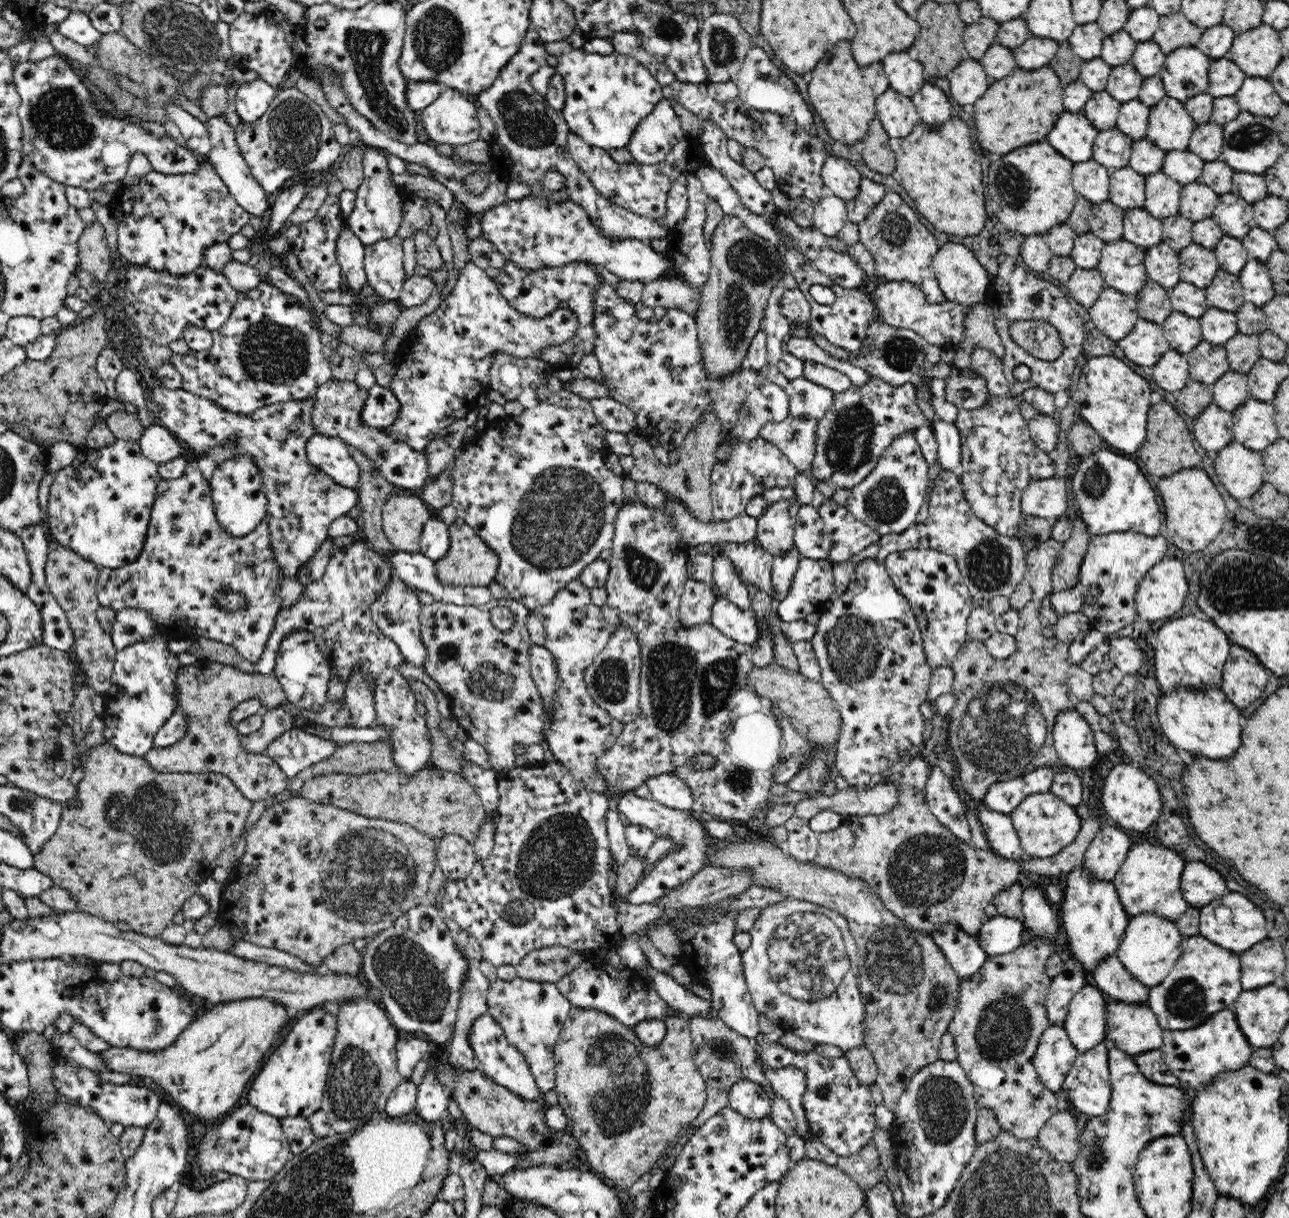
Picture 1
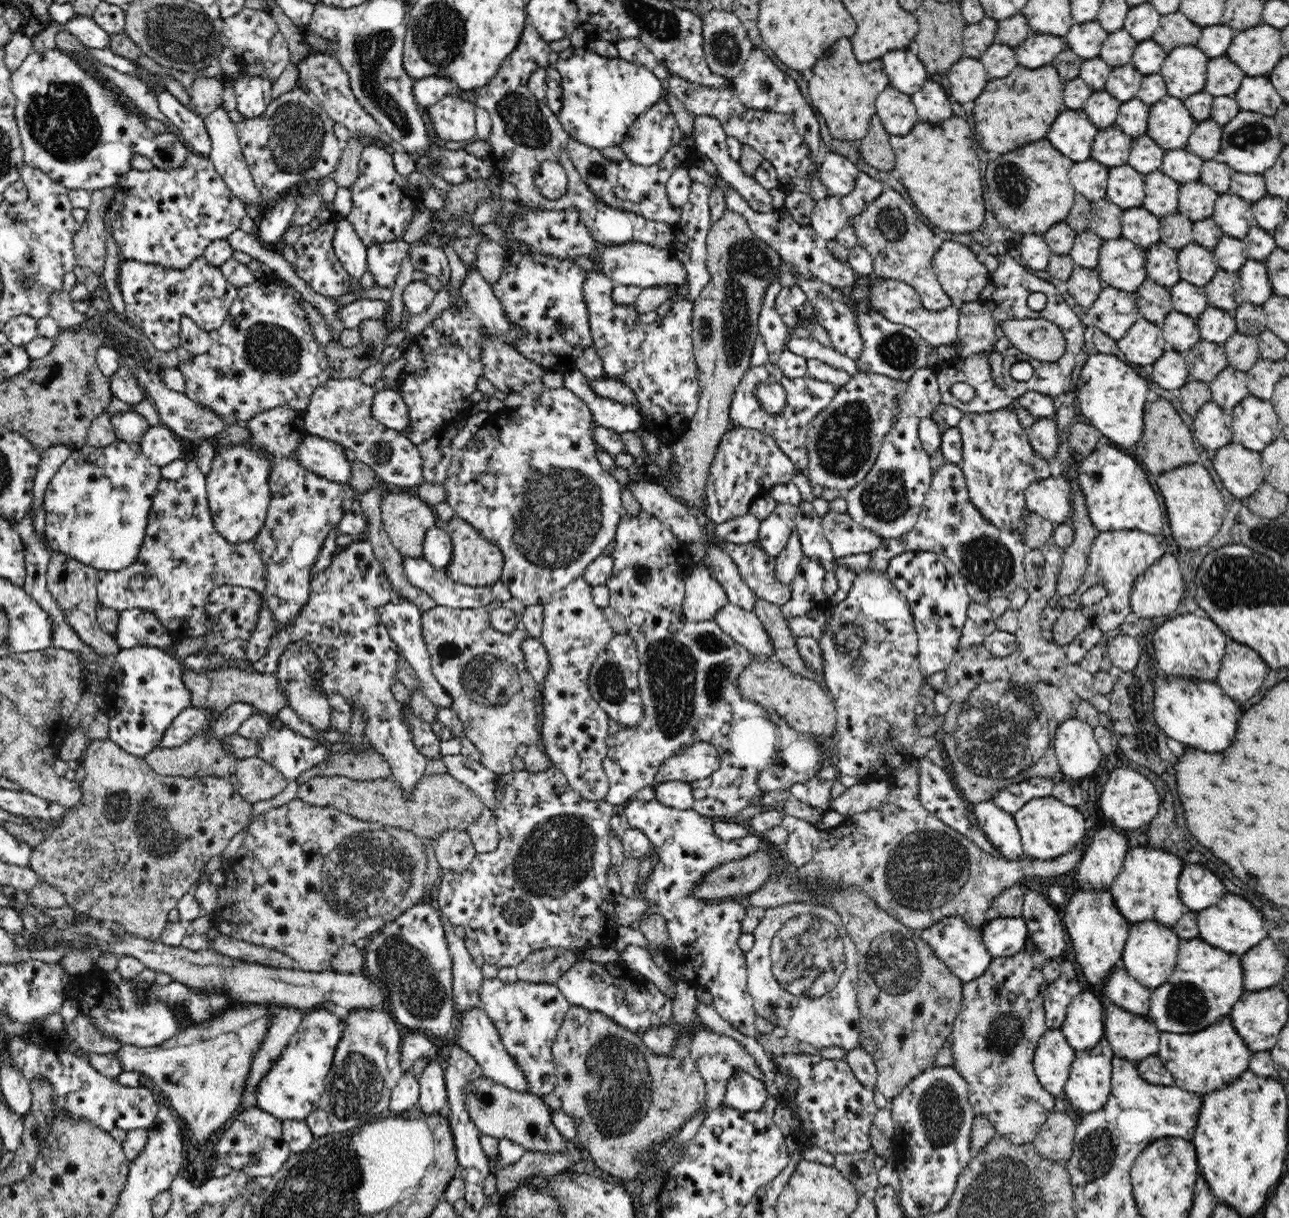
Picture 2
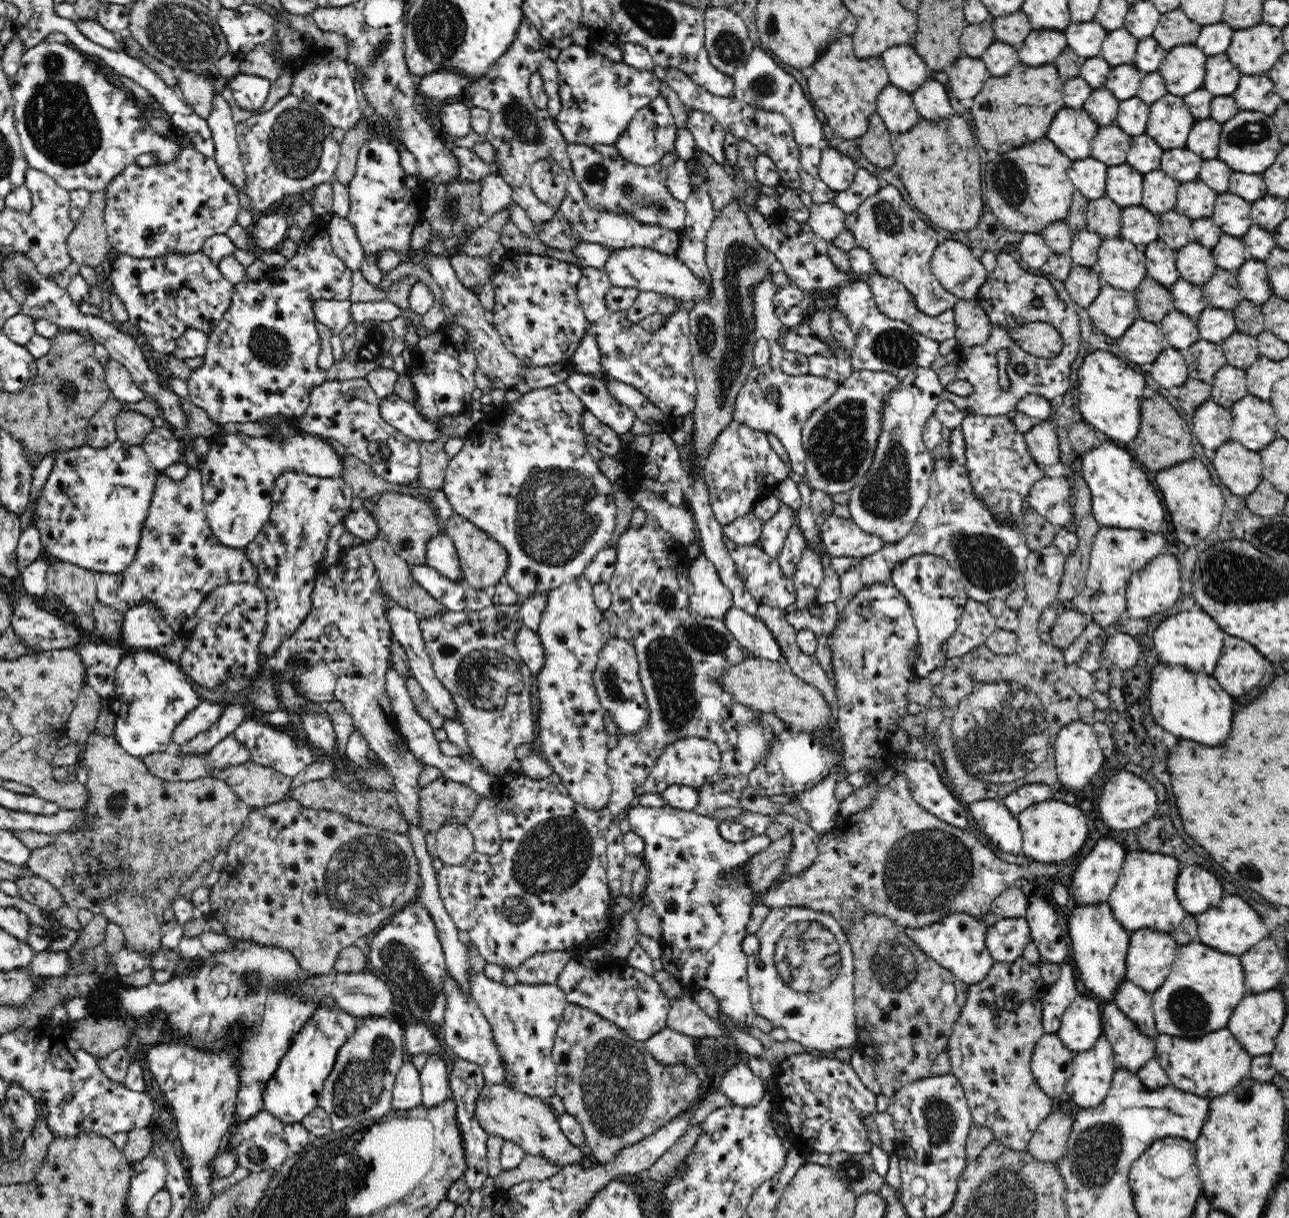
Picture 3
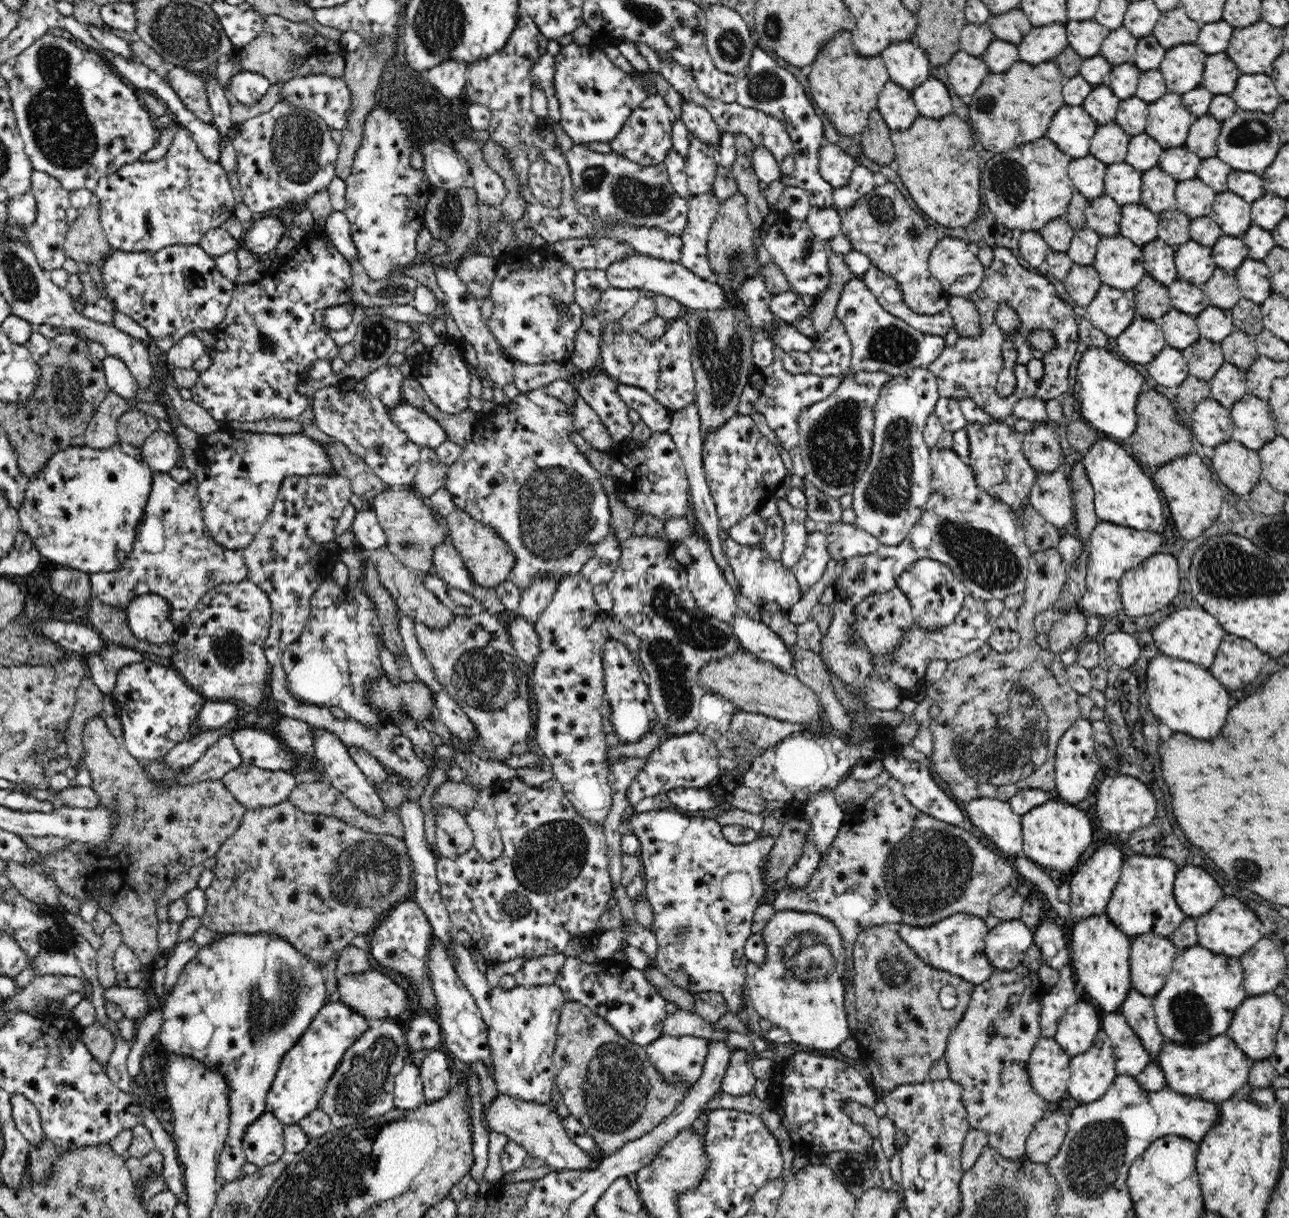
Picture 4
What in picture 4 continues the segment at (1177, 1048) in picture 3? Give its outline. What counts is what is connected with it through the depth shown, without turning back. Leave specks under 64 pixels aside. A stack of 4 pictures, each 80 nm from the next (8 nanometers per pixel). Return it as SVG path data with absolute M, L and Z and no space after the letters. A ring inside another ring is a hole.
M1227 1033L1194 1045L1182 1045L1168 1039L1162 1042L1158 1063L1164 1071L1167 1087L1184 1096L1193 1096L1213 1103L1228 1100L1236 1090L1248 1083L1253 1066L1253 1060L1238 1048Z

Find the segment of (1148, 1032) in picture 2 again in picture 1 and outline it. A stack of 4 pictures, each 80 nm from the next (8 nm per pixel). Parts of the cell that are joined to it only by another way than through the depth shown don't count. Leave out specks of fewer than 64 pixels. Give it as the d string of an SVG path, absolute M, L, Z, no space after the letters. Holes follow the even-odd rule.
M1108 999L1106 1020L1107 1041L1113 1042L1116 1048L1128 1054L1137 1055L1140 1052L1146 1052L1146 1050L1161 1048L1163 1045L1164 1030L1154 1011L1146 1002L1139 1001L1138 1004L1132 1004L1131 1002Z

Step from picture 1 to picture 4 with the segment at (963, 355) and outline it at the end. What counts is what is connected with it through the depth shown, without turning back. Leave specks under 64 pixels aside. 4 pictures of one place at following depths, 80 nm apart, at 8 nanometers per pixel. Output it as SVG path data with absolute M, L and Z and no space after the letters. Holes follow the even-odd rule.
M953 296L948 310L953 316L959 337L972 338L981 333L981 318L977 306L967 297Z

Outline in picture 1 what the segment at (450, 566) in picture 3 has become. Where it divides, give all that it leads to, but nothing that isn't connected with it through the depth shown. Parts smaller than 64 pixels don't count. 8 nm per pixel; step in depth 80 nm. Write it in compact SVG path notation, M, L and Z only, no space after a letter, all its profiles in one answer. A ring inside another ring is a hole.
M428 516L420 535L420 546L424 556L440 560L450 548L449 527L442 520Z

